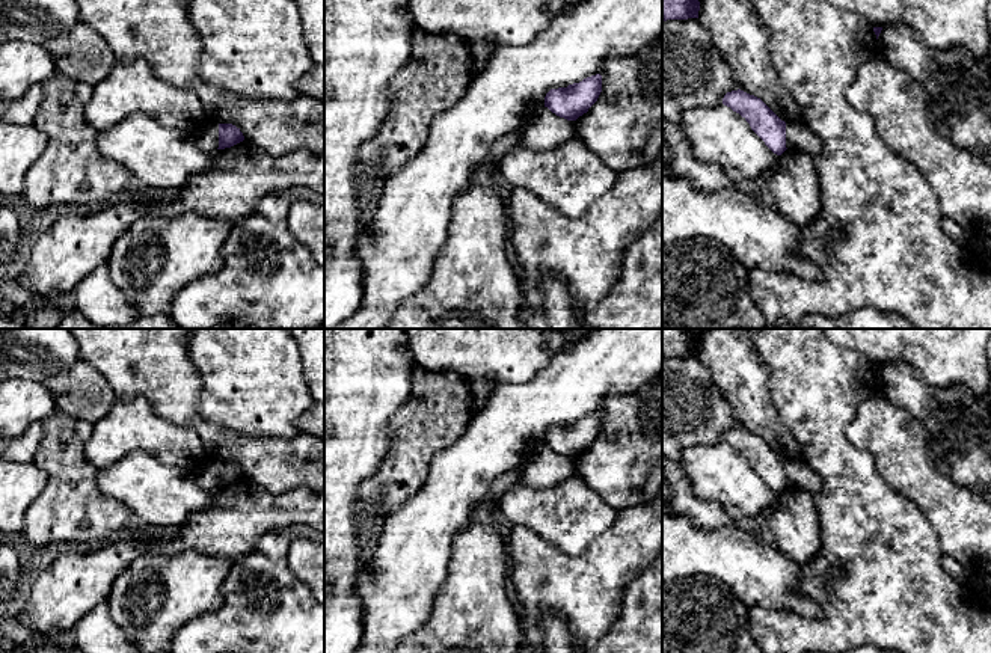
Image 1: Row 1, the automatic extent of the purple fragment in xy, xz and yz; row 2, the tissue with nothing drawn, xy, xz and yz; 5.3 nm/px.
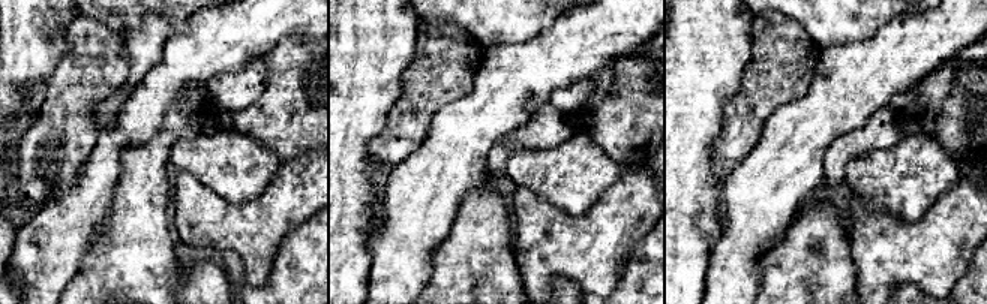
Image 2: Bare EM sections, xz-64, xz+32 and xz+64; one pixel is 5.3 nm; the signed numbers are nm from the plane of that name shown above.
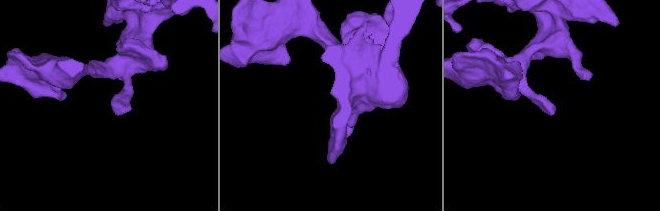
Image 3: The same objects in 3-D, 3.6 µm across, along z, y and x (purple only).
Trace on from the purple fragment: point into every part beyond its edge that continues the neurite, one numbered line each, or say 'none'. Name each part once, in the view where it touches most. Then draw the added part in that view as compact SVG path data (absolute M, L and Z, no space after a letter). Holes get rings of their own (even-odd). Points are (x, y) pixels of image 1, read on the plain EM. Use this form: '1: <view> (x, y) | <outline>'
none

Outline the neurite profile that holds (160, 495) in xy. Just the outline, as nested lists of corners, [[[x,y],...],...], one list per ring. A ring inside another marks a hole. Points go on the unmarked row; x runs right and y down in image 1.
[[[142,451],[100,469],[98,489],[127,507],[134,517],[173,528],[181,528],[193,514],[207,510],[213,498],[198,484],[195,472],[166,466]]]

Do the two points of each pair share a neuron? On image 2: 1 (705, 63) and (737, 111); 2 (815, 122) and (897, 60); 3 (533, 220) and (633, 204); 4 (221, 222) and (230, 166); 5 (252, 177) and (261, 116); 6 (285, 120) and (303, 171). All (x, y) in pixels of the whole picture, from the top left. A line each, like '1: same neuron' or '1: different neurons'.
1: different neurons
2: same neuron
3: same neuron
4: different neurons
5: different neurons
6: different neurons

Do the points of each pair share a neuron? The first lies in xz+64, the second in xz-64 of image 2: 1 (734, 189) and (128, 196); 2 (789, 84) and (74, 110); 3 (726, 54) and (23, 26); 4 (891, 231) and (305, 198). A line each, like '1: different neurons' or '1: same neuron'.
1: different neurons
2: same neuron
3: same neuron
4: same neuron

